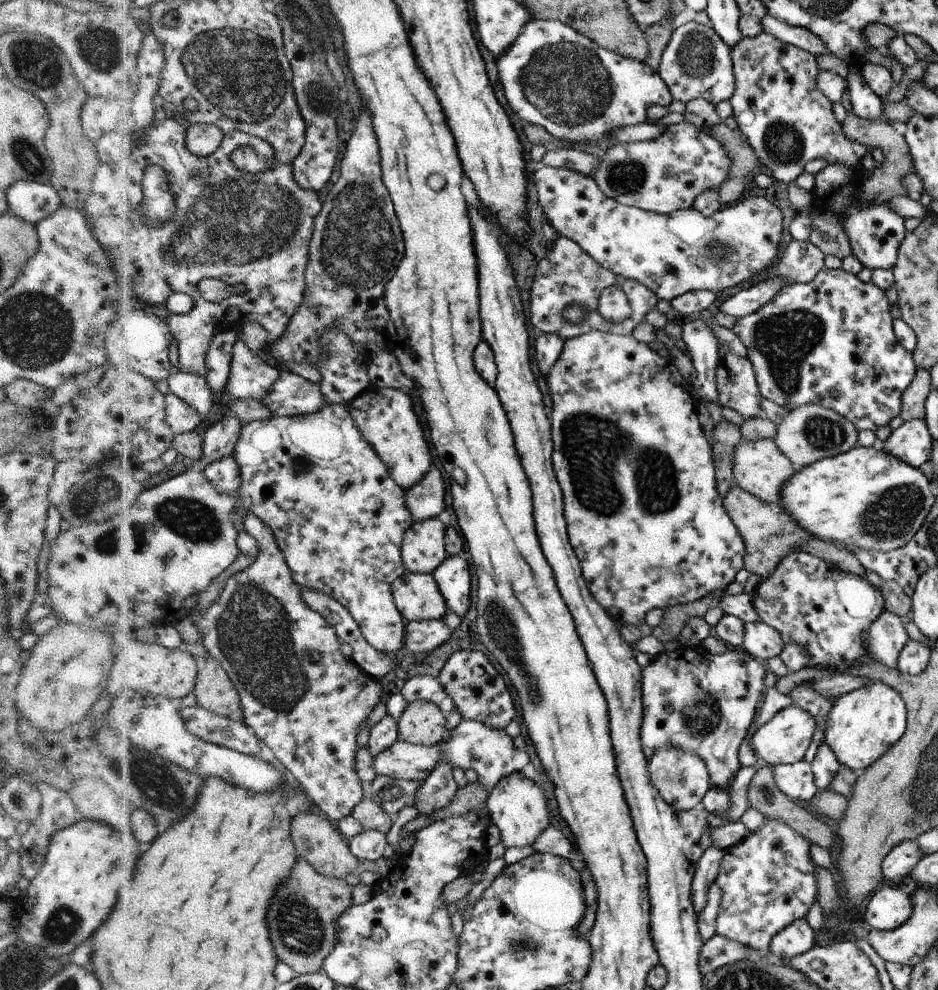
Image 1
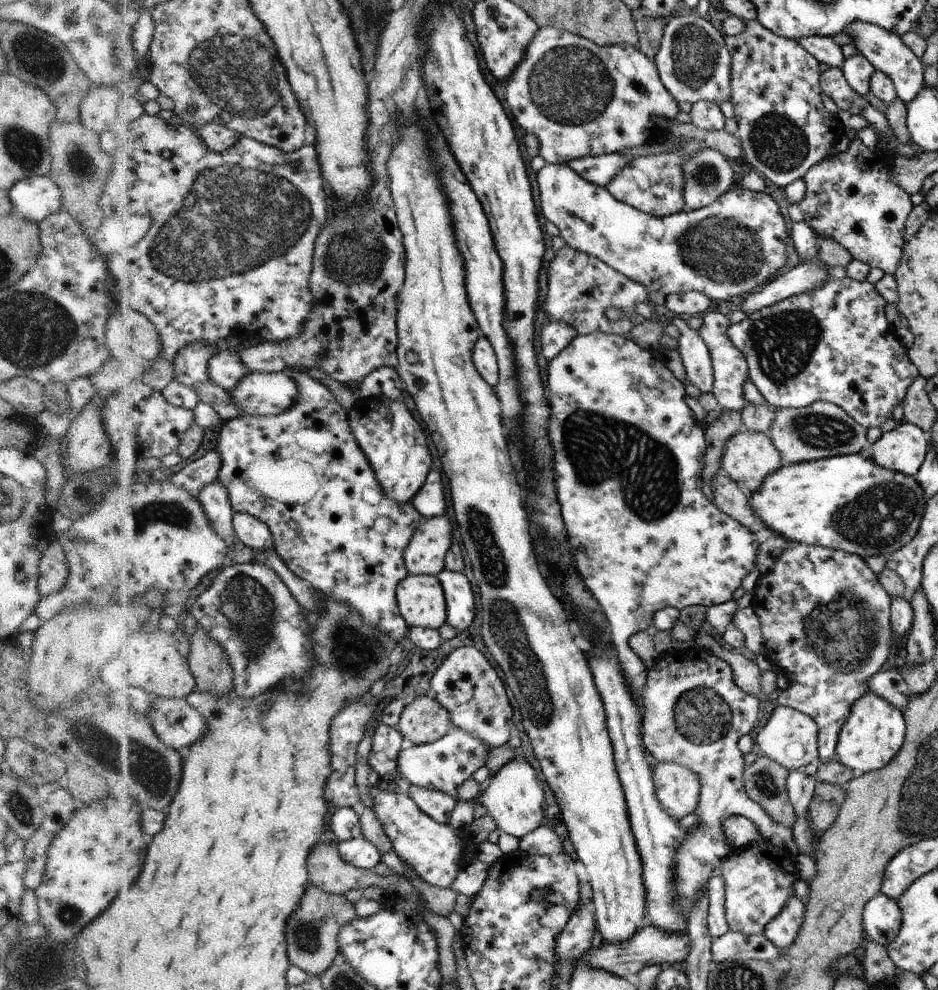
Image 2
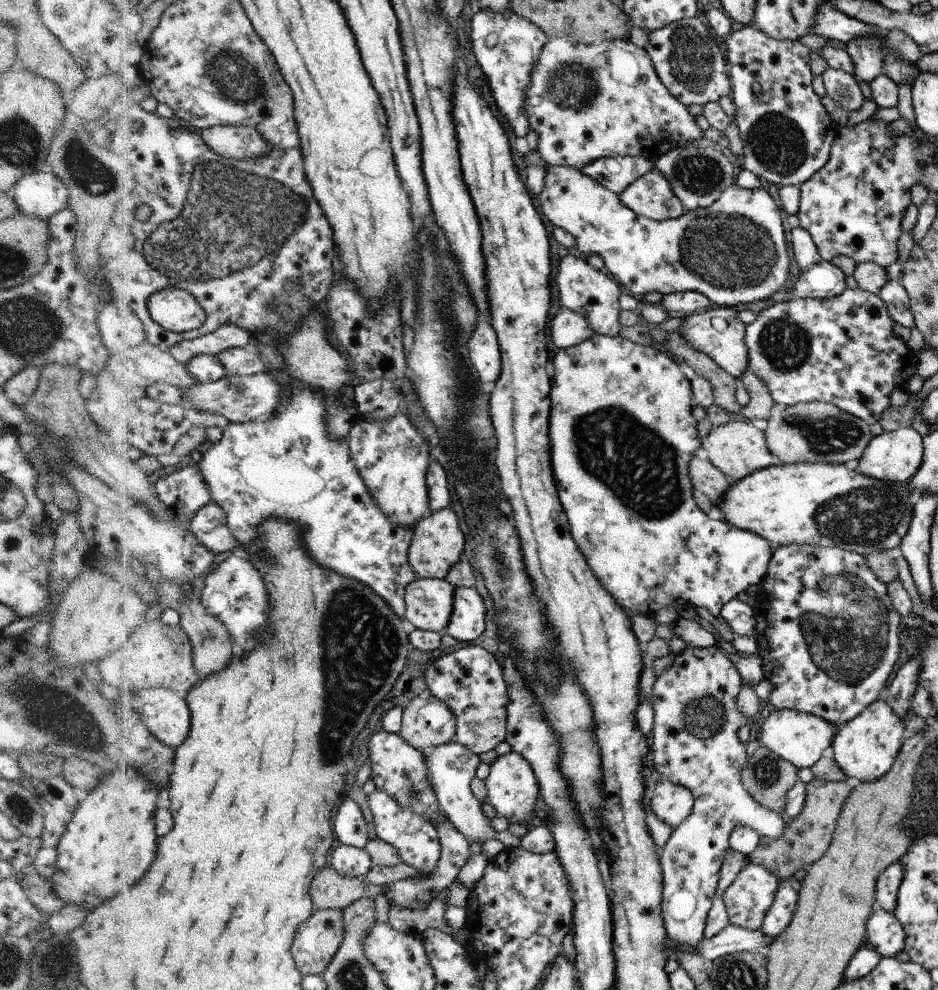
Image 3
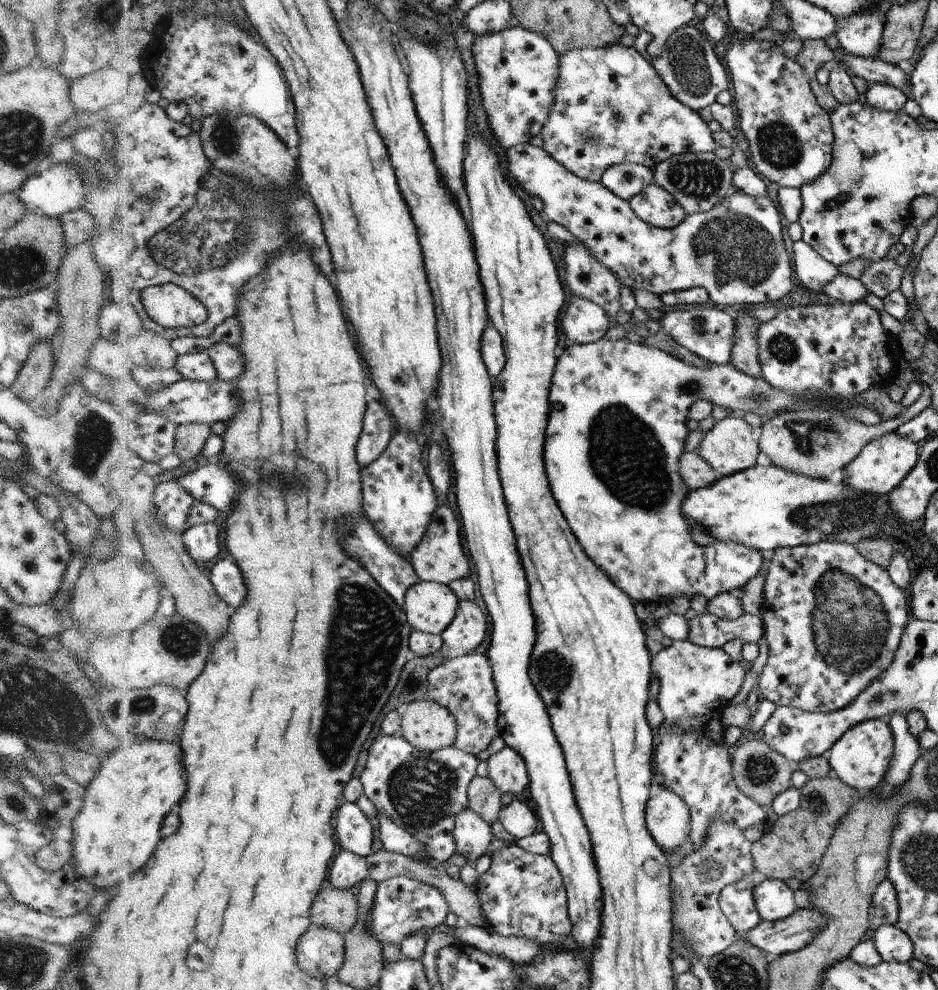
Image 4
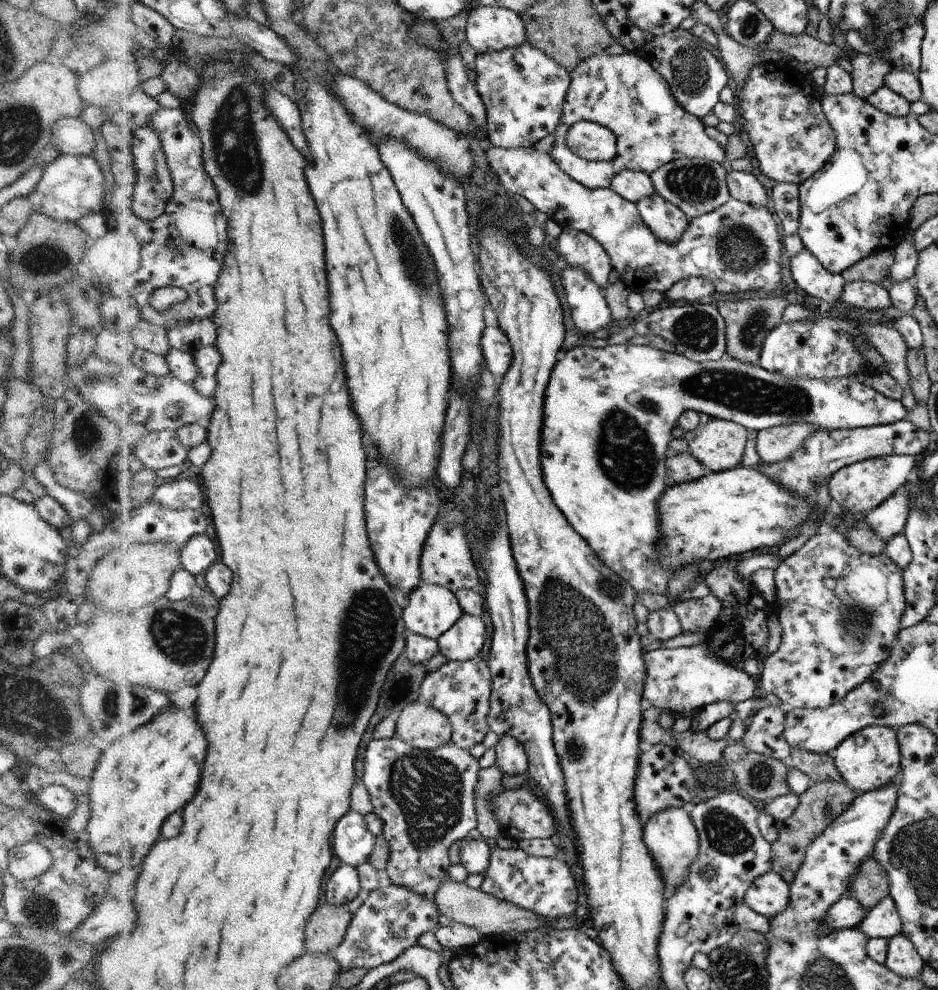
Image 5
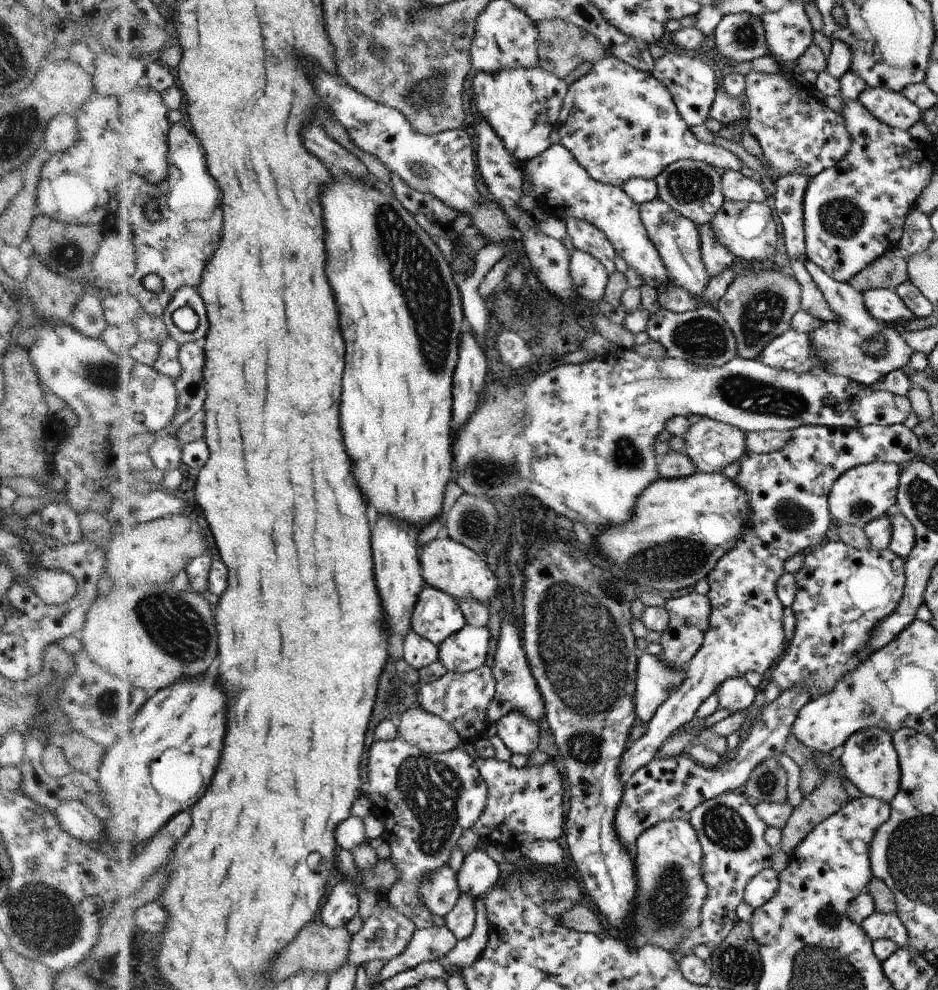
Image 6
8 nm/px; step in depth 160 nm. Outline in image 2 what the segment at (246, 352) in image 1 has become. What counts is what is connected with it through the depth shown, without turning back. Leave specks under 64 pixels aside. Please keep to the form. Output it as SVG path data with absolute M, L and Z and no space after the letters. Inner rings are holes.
M226 349L218 353L209 364L208 379L219 384L227 391L234 390L238 383L251 372L243 360L240 360L239 349Z

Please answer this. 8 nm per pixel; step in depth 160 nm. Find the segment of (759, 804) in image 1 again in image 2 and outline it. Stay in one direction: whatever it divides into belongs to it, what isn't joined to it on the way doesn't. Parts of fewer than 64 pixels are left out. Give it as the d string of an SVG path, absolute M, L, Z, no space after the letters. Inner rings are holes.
M759 754L758 758L750 765L746 766L746 772L743 774L744 782L746 782L747 794L755 799L760 806L764 807L769 815L777 823L784 823L788 828L792 828L796 813L790 804L787 791L787 776L790 771L775 760L768 758L764 754Z

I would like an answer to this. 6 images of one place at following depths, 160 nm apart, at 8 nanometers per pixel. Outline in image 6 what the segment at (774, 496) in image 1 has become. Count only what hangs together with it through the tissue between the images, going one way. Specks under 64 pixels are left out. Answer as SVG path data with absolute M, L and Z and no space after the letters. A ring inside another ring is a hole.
M701 417L685 432L683 448L695 466L695 470L700 470L702 473L722 473L726 466L738 463L739 458L748 452L746 436L747 432L741 431L739 427Z

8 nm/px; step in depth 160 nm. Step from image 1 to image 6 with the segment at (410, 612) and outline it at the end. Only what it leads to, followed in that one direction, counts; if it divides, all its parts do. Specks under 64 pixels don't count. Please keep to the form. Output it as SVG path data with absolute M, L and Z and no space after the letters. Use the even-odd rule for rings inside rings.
M434 587L423 589L416 602L411 631L440 646L465 625L458 600Z

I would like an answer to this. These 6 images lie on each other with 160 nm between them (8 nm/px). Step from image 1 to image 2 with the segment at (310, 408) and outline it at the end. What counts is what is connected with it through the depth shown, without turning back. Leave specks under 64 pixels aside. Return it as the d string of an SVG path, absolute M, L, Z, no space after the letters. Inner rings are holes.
M286 369L277 373L250 373L230 394L248 416L279 415L299 401L300 389Z

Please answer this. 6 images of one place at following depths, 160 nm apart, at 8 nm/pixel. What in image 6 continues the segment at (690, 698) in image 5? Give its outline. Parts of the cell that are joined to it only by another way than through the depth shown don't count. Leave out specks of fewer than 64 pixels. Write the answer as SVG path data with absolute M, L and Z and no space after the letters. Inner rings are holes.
M642 654L639 661L636 711L642 723L655 716L660 705L686 680L686 671L670 667L656 655ZM734 677L724 681L716 690L719 698L718 708L731 713L747 709L756 696L755 687L744 677Z

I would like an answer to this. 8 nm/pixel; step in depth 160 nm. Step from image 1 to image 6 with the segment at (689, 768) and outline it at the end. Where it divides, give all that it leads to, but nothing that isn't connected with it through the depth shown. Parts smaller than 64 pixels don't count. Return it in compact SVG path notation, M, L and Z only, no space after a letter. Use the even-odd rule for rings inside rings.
M672 819L647 829L633 853L638 874L638 902L631 918L636 940L656 945L672 954L685 935L702 919L708 887L703 878L703 847L698 832L688 819Z

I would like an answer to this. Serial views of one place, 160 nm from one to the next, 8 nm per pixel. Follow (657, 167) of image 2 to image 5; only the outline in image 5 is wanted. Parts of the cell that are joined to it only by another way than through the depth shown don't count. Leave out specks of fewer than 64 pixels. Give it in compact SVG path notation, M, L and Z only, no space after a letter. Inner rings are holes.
M656 193L637 202L639 214L656 237L675 243L687 232L690 219L675 204Z

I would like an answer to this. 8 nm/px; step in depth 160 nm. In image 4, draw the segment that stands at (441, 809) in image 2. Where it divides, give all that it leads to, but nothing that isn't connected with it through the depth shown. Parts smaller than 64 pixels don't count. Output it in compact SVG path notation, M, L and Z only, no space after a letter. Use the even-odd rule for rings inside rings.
M394 877L377 883L374 902L368 911L367 927L379 942L401 944L408 935L419 931L430 934L438 928L449 913L449 908L441 892L430 885L412 882L408 877Z

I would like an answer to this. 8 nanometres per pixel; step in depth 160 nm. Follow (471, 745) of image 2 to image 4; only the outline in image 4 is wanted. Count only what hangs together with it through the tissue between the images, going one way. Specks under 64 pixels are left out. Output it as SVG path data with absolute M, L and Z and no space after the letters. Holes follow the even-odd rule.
M470 808L455 818L455 852L464 856L471 865L484 856L492 836L492 827Z

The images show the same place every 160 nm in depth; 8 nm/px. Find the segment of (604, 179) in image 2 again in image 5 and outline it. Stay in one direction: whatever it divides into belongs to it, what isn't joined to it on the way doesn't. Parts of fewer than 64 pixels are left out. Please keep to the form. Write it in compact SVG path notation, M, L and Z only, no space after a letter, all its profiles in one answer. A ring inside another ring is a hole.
M623 170L611 182L610 188L633 203L642 201L643 198L655 193L651 175L640 171Z

